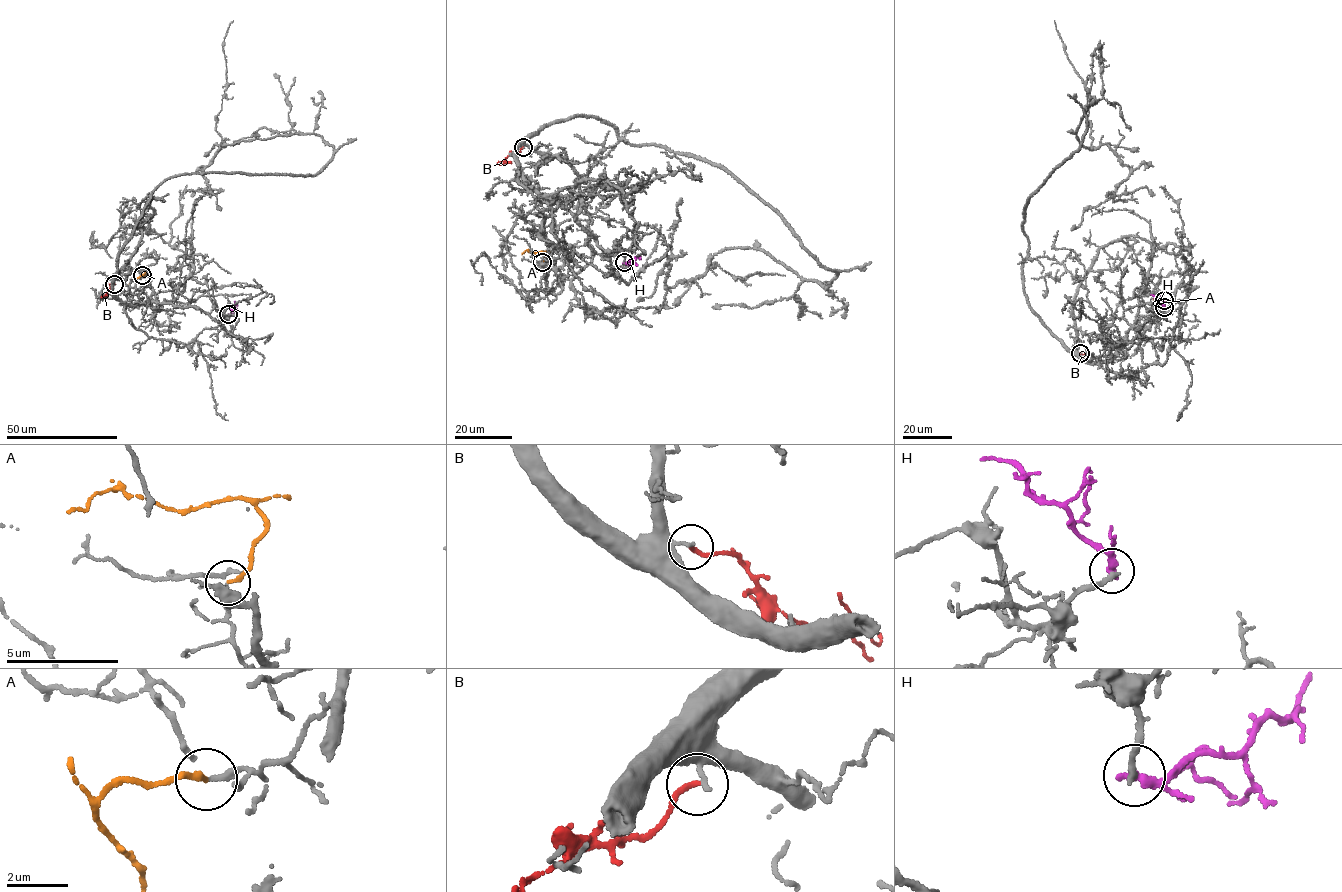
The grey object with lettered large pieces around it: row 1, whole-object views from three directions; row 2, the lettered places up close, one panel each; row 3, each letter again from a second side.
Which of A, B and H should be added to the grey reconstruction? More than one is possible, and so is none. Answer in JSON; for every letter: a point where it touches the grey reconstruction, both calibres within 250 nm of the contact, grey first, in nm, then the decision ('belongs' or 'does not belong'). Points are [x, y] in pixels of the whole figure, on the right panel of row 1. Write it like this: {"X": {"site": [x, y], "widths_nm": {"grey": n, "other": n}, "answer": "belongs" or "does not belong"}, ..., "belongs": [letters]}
{"A": {"site": [1164, 300], "widths_nm": {"grey": 190, "other": 170}, "answer": "belongs"}, "B": {"site": [1080, 353], "widths_nm": {"grey": 150, "other": 190}, "answer": "does not belong"}, "H": {"site": [1164, 307], "widths_nm": {"grey": 200, "other": 240}, "answer": "does not belong"}, "belongs": ["A"]}

